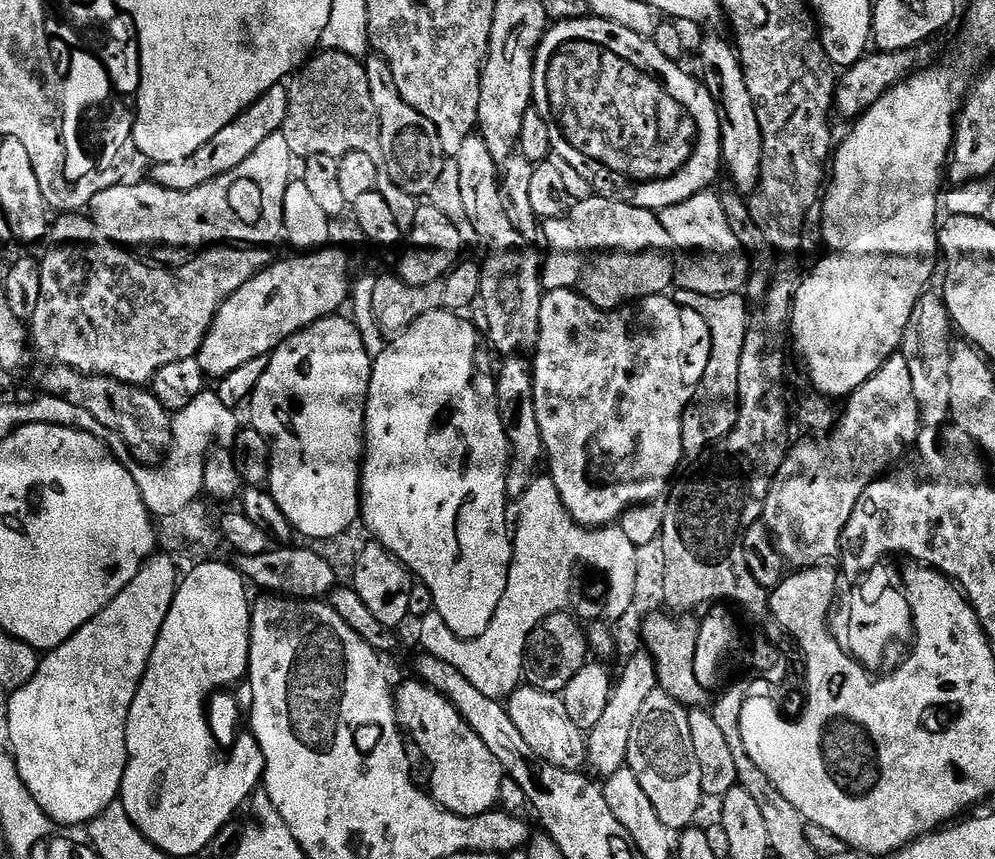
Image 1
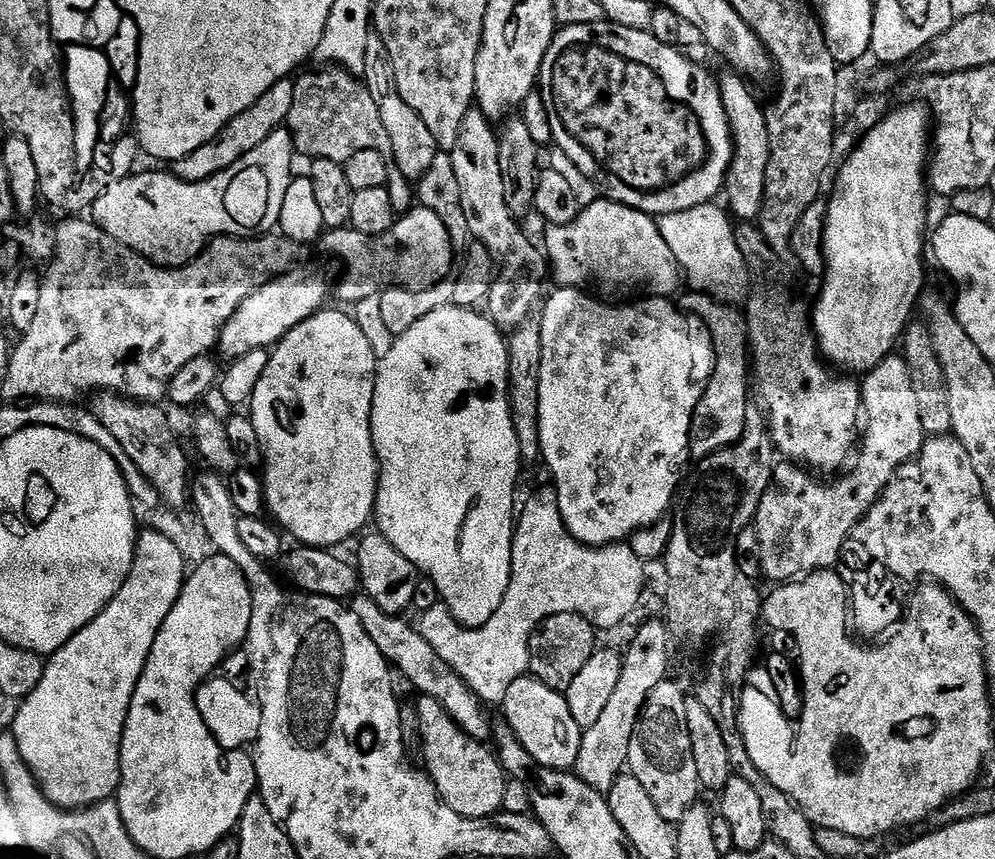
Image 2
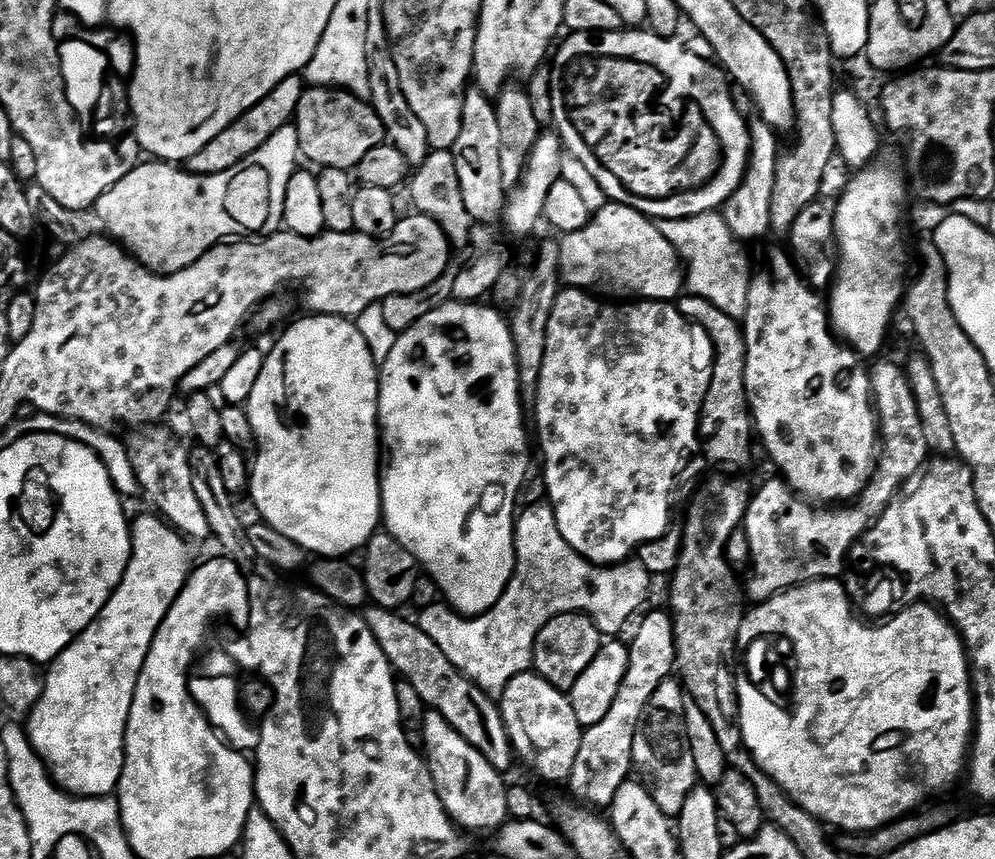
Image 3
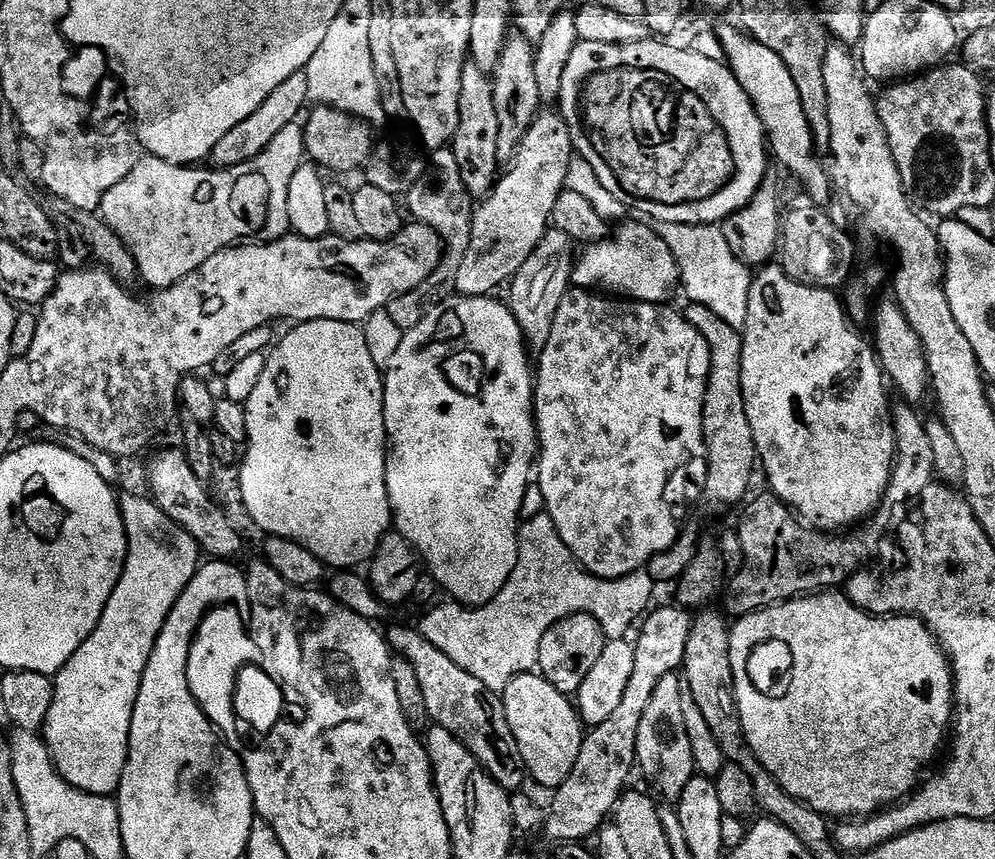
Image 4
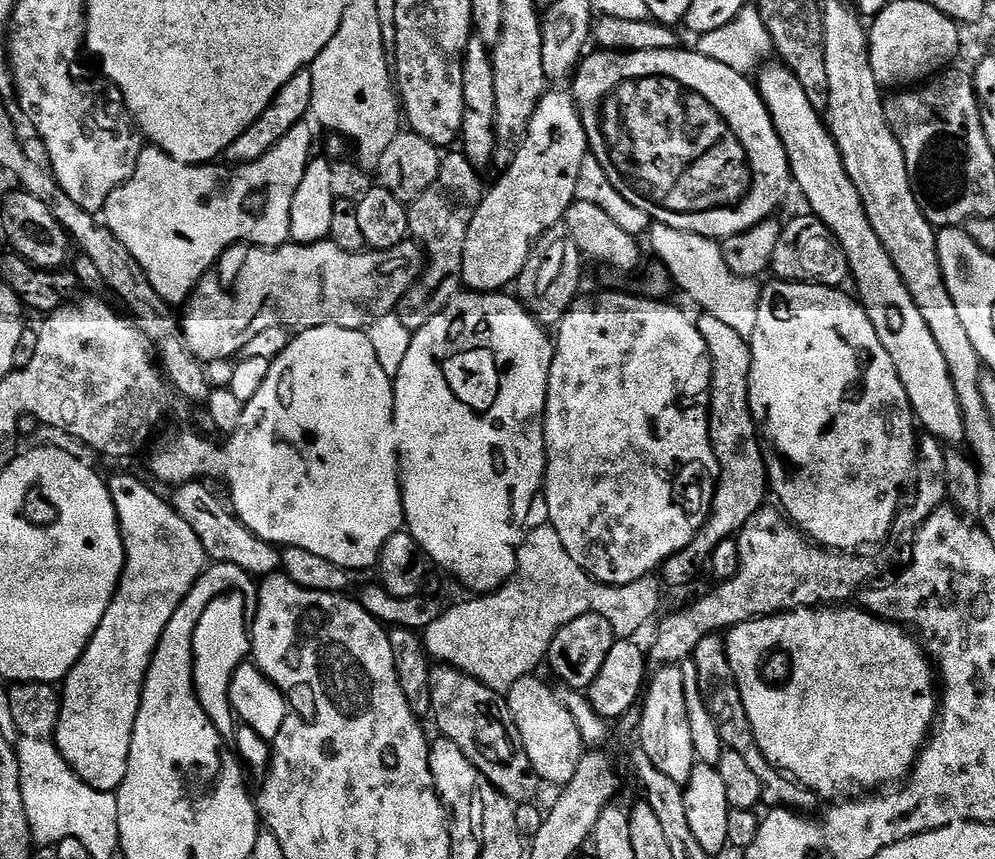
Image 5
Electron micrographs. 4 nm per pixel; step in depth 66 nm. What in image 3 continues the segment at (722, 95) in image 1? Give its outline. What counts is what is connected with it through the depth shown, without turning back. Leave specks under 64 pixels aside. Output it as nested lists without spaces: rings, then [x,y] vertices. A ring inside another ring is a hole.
[[[759,118],[748,120],[748,133],[752,139],[752,152],[748,156],[748,168],[738,190],[724,203],[722,215],[726,226],[730,226],[732,235],[741,242],[760,240],[772,232],[770,222],[770,206],[774,198],[774,180],[778,174],[778,162],[782,155],[782,147],[776,139],[778,133],[767,122]]]

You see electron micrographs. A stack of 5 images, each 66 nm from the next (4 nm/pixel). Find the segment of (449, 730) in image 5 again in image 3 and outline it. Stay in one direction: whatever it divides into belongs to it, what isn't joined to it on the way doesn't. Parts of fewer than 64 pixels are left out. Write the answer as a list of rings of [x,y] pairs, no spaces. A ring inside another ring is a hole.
[[[379,606],[365,607],[362,615],[370,626],[374,638],[382,646],[386,658],[392,663],[393,669],[403,679],[408,680],[410,686],[414,686],[414,690],[418,690],[418,694],[422,694],[427,707],[433,712],[442,714],[442,718],[446,718],[446,722],[450,722],[450,726],[454,726],[454,730],[458,730],[458,734],[462,734],[462,738],[466,738],[466,742],[470,742],[470,746],[474,746],[474,750],[478,750],[484,755],[486,762],[490,762],[490,766],[494,766],[502,774],[508,774],[508,771],[512,768],[514,753],[512,751],[512,743],[508,737],[508,731],[504,725],[504,719],[500,713],[499,703],[489,696],[488,693],[483,692],[477,684],[467,680],[452,665],[450,658],[446,658],[446,654],[442,654],[442,650],[438,650],[438,646],[434,646],[434,638],[430,638],[430,634],[423,632],[415,619],[407,620],[406,617],[400,616],[404,614],[399,611]]]

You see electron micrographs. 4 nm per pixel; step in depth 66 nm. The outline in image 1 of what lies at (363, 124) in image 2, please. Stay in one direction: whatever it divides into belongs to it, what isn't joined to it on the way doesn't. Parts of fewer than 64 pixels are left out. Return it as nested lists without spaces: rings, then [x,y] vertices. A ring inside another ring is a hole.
[[[317,51],[291,77],[287,89],[286,122],[282,131],[293,157],[307,158],[322,151],[322,144],[316,141],[316,136],[312,133],[312,119],[324,116],[324,128],[332,132],[333,149],[370,154],[376,164],[383,165],[380,121],[376,117],[374,98],[370,98],[370,78],[366,78],[364,60],[361,57],[342,52]]]

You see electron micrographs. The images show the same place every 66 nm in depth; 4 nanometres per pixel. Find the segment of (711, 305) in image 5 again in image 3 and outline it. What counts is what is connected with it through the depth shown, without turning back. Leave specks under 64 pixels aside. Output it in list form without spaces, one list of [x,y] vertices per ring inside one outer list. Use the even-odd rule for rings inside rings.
[[[719,211],[698,214],[681,220],[659,221],[662,234],[676,247],[676,253],[686,269],[686,288],[691,295],[706,298],[706,302],[714,302],[722,314],[730,314],[735,320],[743,321],[748,305],[748,291],[752,285],[753,273],[748,272],[748,256],[743,252],[741,241],[732,235],[730,226],[726,226],[723,215]]]

